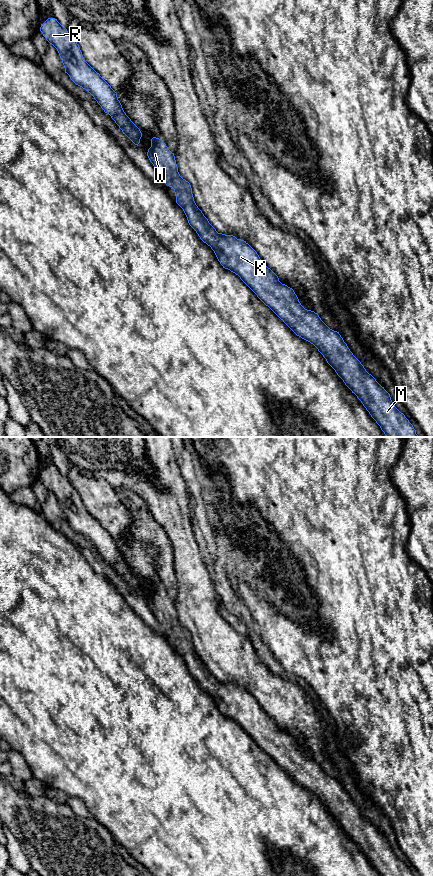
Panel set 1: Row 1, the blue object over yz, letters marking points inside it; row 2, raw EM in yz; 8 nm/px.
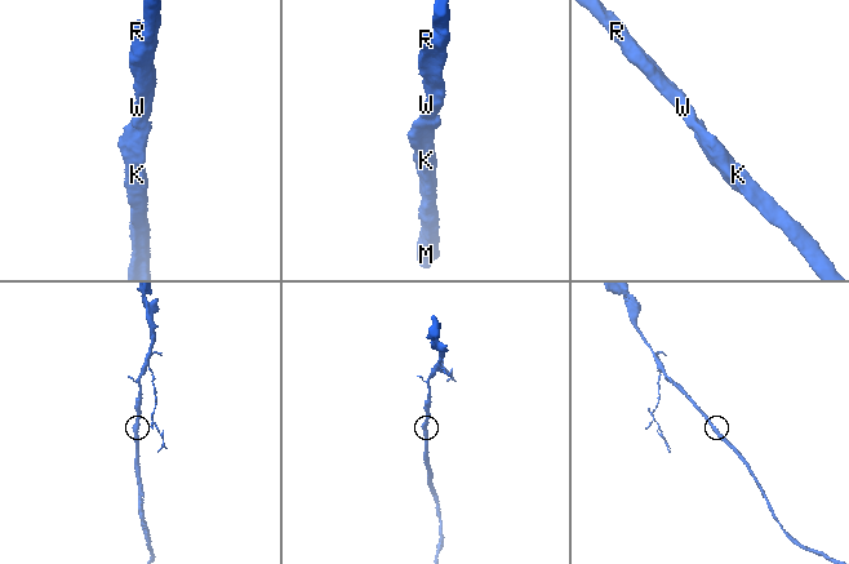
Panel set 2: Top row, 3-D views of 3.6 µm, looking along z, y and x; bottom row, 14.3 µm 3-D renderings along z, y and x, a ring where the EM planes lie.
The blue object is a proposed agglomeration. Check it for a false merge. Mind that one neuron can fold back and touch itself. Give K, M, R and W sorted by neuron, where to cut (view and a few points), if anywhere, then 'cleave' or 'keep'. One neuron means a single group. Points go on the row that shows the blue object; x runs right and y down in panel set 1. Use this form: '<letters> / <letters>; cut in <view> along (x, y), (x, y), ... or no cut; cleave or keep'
K M R W; no cut; keep

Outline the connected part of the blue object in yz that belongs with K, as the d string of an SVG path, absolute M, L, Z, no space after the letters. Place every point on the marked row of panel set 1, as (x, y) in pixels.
M156 137L151 139L151 147L148 149L147 156L164 183L174 189L176 203L183 209L189 225L196 231L200 239L211 247L223 268L238 275L297 336L310 342L318 349L345 385L361 401L387 437L418 437L413 425L395 407L390 394L366 371L350 351L339 332L330 329L317 313L305 309L294 290L279 281L278 276L261 261L257 252L246 241L237 239L233 235L218 233L209 223L194 201L190 183L180 176L174 153L161 139Z

